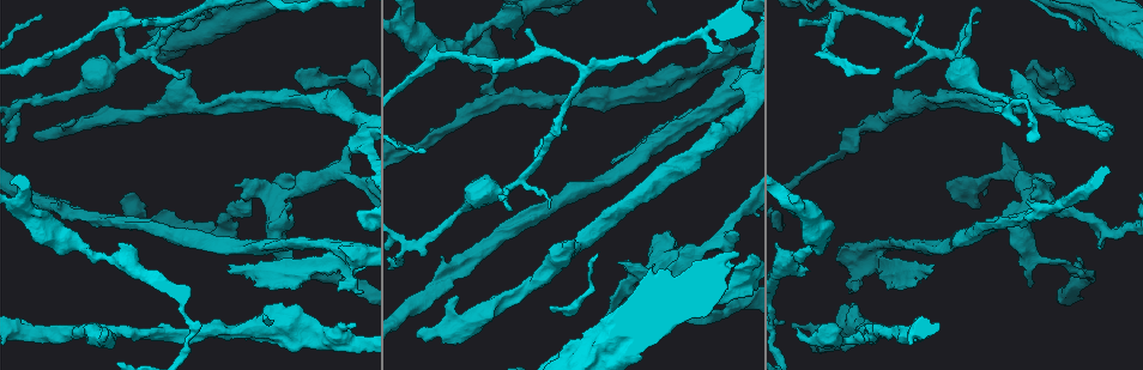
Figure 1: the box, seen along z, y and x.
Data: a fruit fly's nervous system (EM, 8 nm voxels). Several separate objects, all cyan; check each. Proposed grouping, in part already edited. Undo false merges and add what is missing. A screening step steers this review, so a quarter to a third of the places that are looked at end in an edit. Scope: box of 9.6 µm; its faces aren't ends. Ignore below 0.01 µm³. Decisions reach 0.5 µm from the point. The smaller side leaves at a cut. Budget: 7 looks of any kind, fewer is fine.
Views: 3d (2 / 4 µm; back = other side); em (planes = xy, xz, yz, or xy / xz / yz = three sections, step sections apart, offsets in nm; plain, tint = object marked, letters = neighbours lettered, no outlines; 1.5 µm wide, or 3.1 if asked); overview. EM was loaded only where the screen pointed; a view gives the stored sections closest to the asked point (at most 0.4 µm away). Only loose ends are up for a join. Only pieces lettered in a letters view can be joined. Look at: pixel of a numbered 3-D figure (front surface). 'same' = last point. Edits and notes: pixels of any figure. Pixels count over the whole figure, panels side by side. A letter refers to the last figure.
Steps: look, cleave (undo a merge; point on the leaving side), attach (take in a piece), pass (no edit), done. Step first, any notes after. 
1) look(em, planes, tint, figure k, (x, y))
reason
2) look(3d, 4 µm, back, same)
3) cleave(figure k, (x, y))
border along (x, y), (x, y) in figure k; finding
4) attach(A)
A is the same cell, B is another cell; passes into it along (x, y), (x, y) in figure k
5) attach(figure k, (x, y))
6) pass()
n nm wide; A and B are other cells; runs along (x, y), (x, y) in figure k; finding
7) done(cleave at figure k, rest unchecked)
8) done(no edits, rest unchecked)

look(3d, 4 µm, figure 1, (456, 344))
an open end

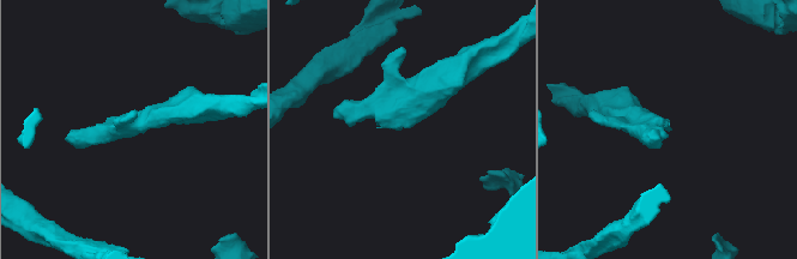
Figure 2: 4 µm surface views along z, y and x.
look(em, xz, step 8, letters, figure 2, (669, 129))
now the EM

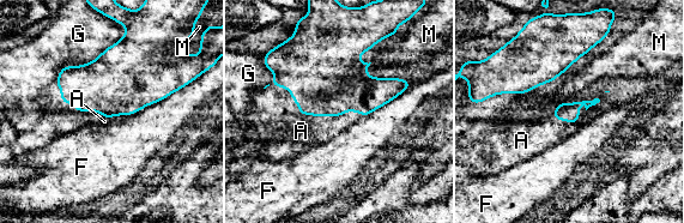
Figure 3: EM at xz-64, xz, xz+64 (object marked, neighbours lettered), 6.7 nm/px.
attach(A)
A is the same cell, F, G and M are other cells; passes into it along (325, 79), (320, 115), (301, 131) in figure 3; it goes on there

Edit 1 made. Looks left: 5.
look(em, xy, step 4, tint, figure 1, (1010, 70))
thick end

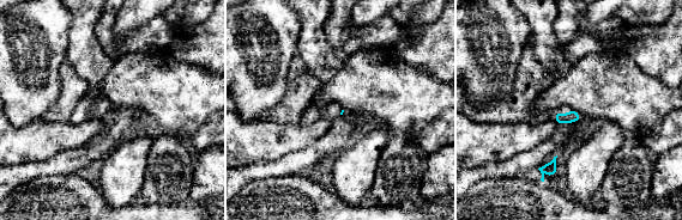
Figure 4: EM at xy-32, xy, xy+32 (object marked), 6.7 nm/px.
look(em, yz, step 4, letters, same)
cut it another way

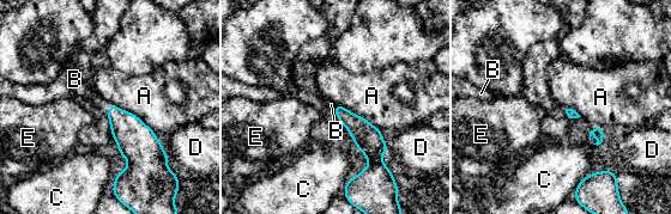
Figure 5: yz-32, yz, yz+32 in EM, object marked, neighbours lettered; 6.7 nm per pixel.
attach(B)
B is the same cell, A, C, D and E are other cells; passes into it along (133, 136), (108, 110), (79, 86) in figure 5; it goes on there

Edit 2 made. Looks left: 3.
look(em, planes, letters, figure 1, (848, 290))
branch stops here

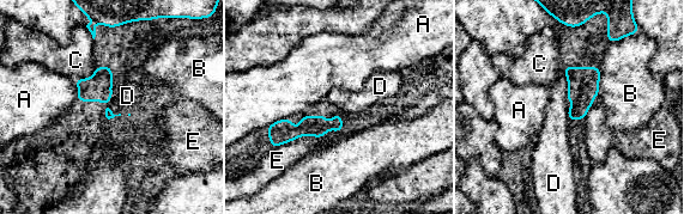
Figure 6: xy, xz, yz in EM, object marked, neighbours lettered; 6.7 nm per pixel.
pass()
E touches over 380 nm; A, B, C, D and E are other cells; border along (562, 68), (568, 85), (568, 101) in figure 6; no lettered piece goes on from it

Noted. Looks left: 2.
done(attach at figure 3, attach at figure 5, rest unchecked)

